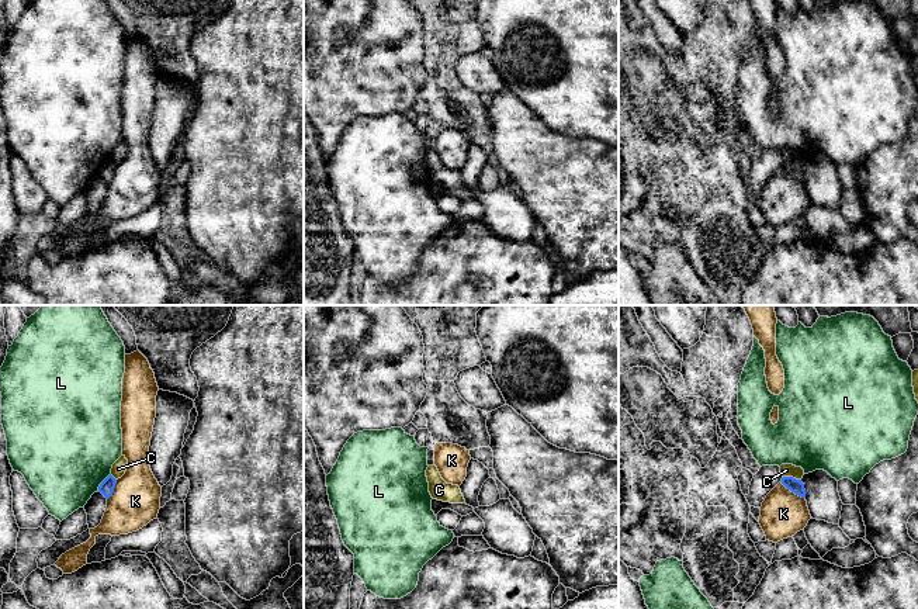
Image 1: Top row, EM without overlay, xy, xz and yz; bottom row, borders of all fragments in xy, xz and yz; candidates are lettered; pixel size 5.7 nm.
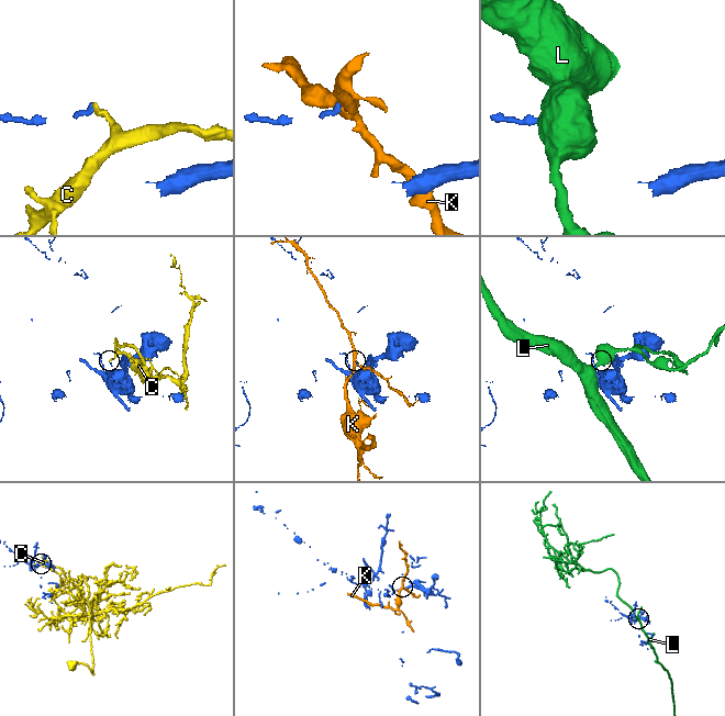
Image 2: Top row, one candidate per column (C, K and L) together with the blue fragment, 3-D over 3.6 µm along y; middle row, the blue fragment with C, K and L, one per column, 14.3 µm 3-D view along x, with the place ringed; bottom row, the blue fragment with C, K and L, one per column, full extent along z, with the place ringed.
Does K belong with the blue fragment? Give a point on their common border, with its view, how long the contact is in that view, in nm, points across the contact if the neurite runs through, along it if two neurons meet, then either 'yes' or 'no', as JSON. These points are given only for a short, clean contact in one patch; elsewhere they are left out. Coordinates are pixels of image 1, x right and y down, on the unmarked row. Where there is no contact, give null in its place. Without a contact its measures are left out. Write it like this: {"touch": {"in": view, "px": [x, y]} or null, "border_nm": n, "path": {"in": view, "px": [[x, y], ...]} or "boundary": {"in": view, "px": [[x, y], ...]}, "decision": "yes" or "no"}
{"touch": {"in": "yz", "px": [793, 176]}, "border_nm": 170, "boundary": {"in": "yz", "px": [[780, 168], [804, 183]]}, "decision": "no"}

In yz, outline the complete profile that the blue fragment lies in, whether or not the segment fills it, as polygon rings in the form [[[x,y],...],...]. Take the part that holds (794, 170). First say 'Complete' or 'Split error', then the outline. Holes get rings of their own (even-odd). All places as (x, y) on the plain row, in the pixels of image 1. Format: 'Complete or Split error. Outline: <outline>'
Complete. Outline: [[[783,162],[782,163],[782,169],[790,174],[791,177],[794,177],[796,180],[806,183],[806,174],[804,174],[804,169],[801,167],[801,165],[796,165],[793,162]]]

